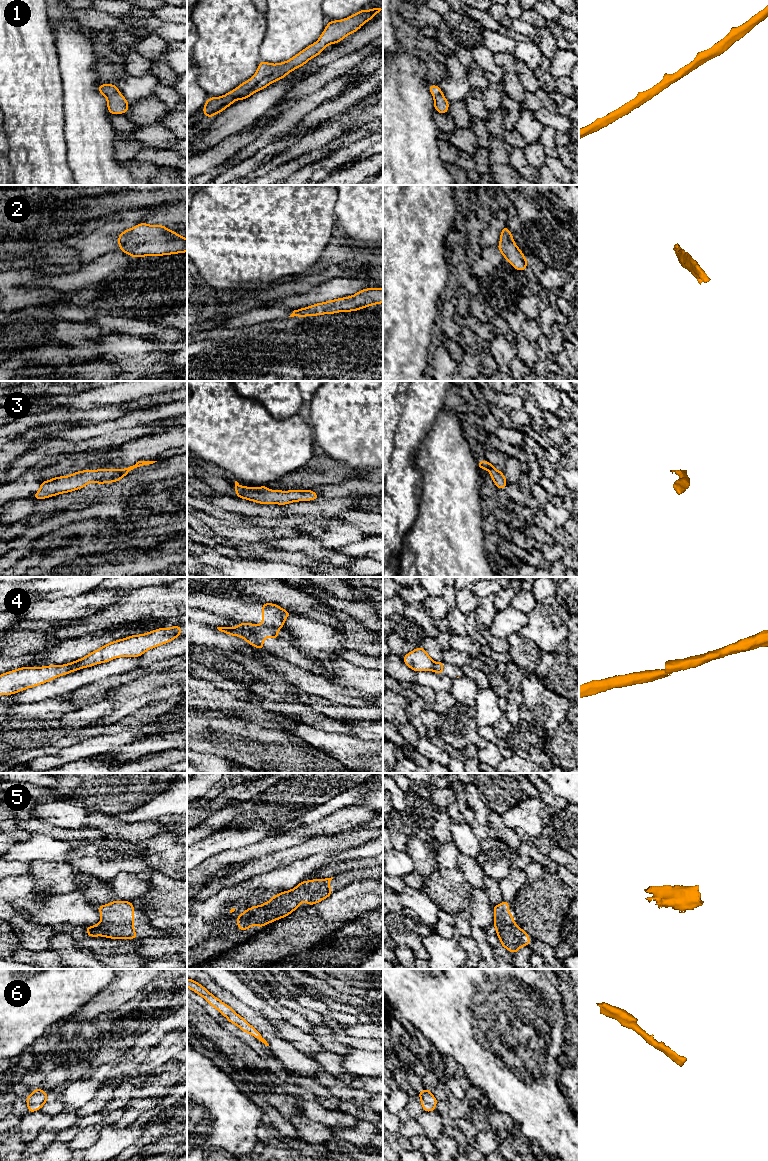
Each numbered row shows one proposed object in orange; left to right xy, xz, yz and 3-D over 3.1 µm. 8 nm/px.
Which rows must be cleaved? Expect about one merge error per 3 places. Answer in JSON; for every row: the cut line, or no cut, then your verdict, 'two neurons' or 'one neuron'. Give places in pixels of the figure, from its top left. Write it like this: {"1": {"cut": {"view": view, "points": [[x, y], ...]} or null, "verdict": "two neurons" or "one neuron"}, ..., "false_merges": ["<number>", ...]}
{"1": {"cut": null, "verdict": "one neuron"}, "2": {"cut": null, "verdict": "one neuron"}, "3": {"cut": null, "verdict": "one neuron"}, "4": {"cut": {"view": "xz", "points": [[261, 625], [277, 629]]}, "verdict": "two neurons"}, "5": {"cut": null, "verdict": "one neuron"}, "6": {"cut": null, "verdict": "one neuron"}, "false_merges": ["4"]}

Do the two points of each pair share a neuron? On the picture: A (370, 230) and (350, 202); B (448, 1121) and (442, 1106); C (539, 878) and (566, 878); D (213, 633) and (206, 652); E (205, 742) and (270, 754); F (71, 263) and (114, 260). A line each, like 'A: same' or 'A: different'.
A: same
B: same
C: different
D: different
E: same
F: different

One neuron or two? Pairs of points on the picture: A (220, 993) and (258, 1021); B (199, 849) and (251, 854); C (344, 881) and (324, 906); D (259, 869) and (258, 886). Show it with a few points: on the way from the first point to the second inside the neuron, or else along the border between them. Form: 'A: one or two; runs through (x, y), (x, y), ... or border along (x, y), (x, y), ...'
A: one; runs through (229, 999), (249, 1014)
B: two; border along (247, 845), (241, 848), (221, 851), (202, 860)
C: two; border along (358, 882), (352, 882), (332, 893)
D: two; border along (279, 865), (242, 881), (238, 885)

